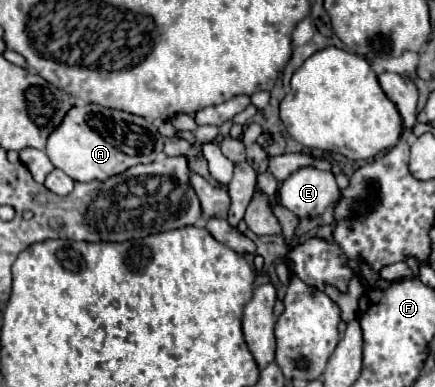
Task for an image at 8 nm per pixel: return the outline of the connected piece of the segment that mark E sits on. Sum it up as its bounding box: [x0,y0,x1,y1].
[280,167,340,217]

